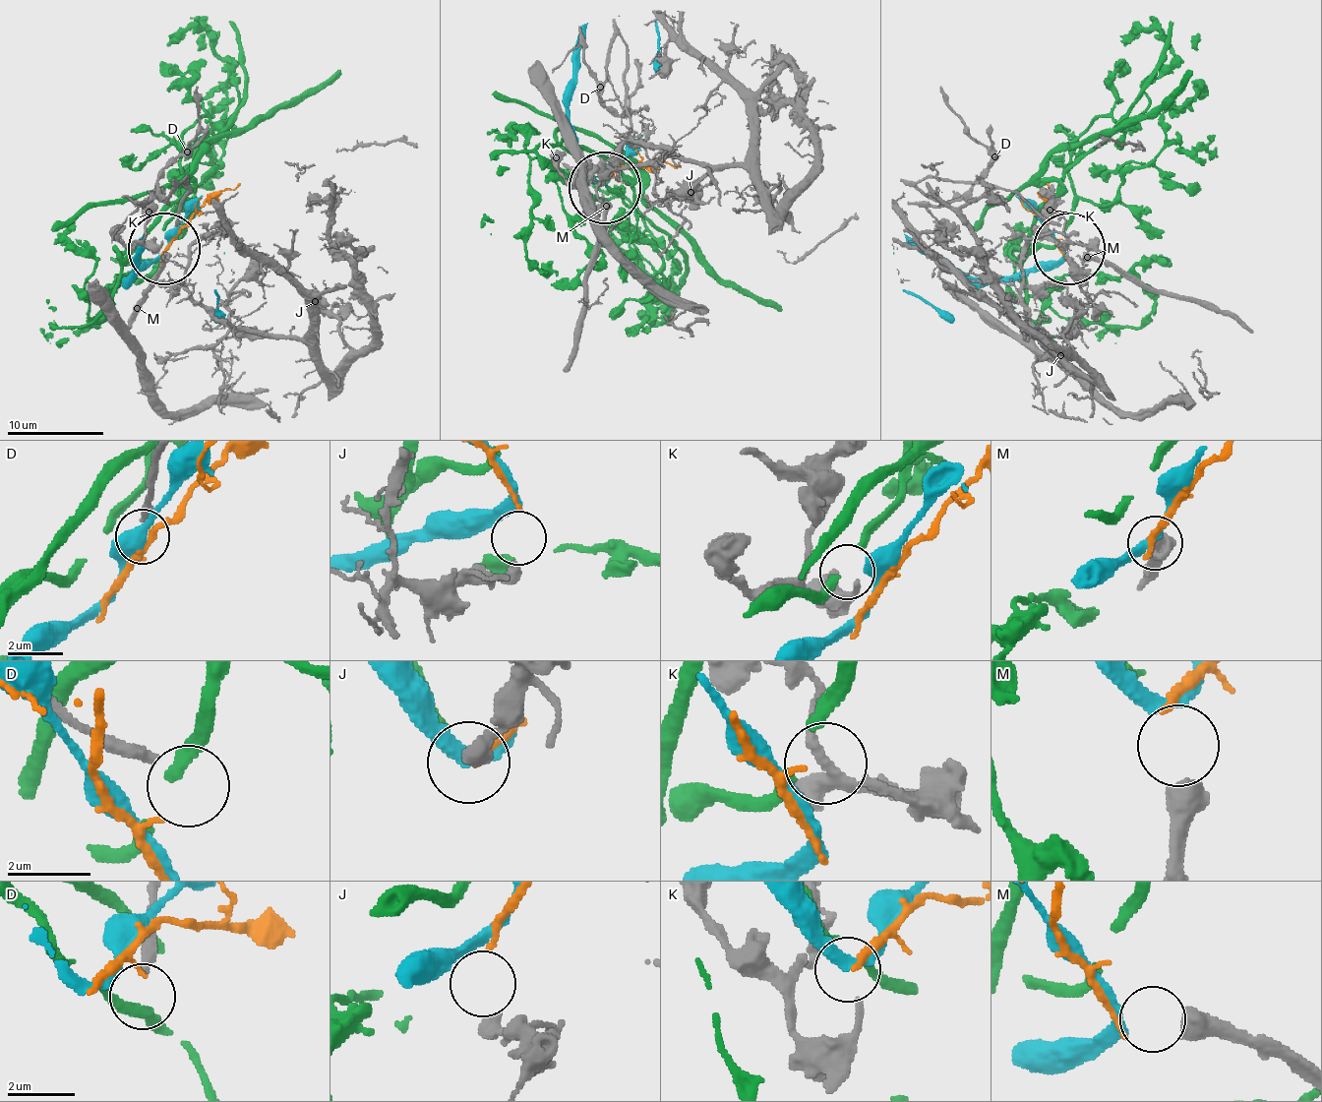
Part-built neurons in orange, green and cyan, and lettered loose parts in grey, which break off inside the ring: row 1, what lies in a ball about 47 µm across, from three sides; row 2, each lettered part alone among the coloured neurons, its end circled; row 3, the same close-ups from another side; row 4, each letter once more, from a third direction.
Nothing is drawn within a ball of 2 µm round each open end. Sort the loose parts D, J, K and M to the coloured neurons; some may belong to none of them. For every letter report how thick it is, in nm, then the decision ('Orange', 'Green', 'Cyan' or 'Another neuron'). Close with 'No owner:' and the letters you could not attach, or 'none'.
D: Thickness 320 nm. Another neuron
J: Thickness 440 nm. Orange
K: Thickness 190 nm. Green
M: Thickness 500 nm. Cyan
No owner: D

